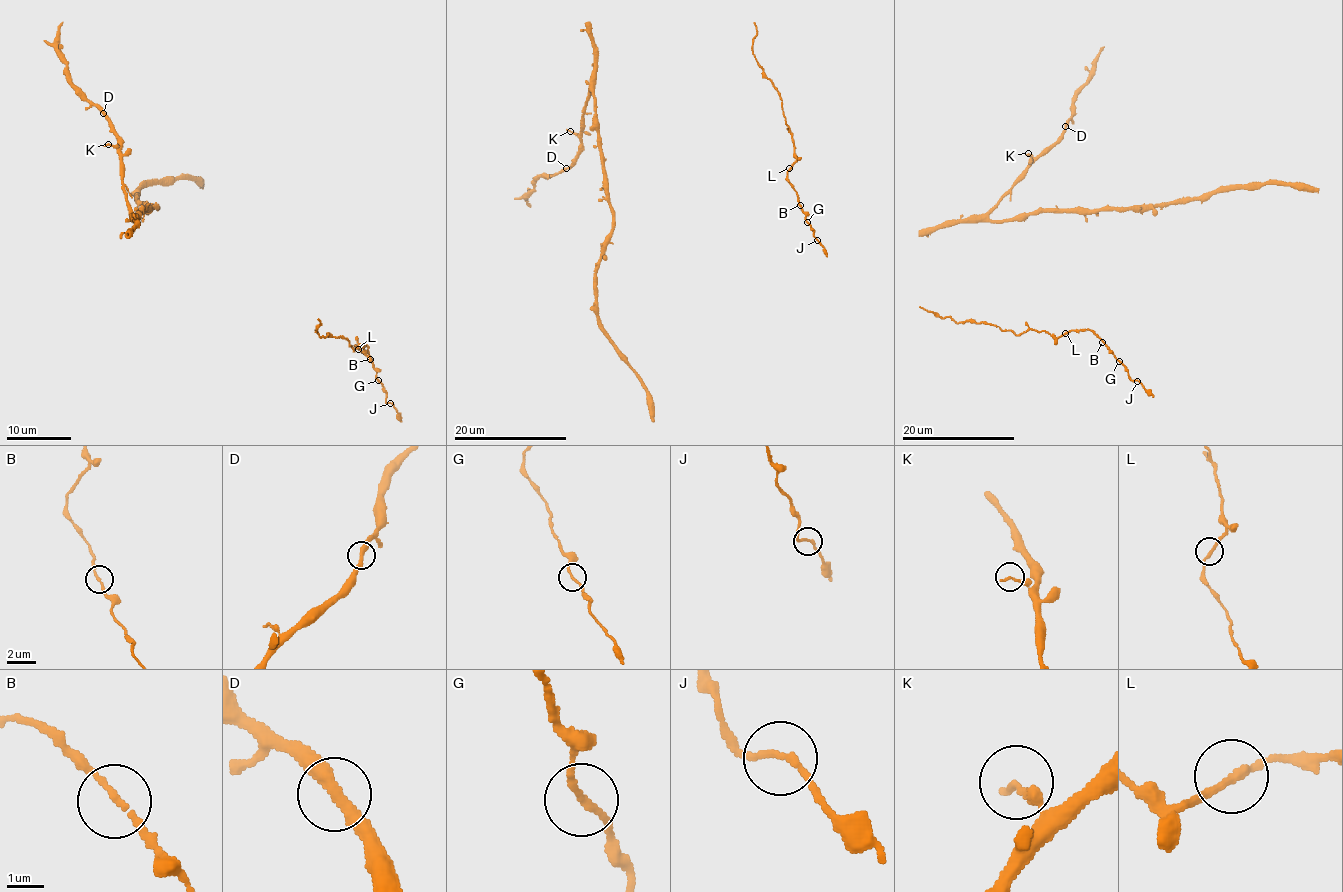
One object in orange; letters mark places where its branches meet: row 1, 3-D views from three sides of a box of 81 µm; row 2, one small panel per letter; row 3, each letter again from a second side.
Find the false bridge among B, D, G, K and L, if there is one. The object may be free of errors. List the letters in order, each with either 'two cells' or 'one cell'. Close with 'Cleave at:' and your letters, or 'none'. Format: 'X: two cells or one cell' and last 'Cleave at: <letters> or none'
B: one cell
D: one cell
G: one cell
K: one cell
L: one cell
Cleave at: none

